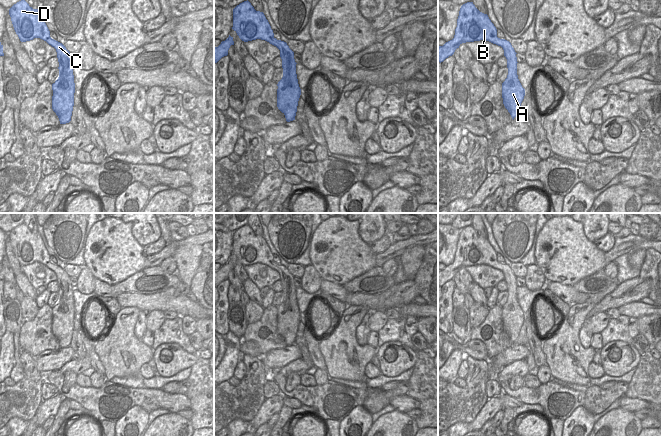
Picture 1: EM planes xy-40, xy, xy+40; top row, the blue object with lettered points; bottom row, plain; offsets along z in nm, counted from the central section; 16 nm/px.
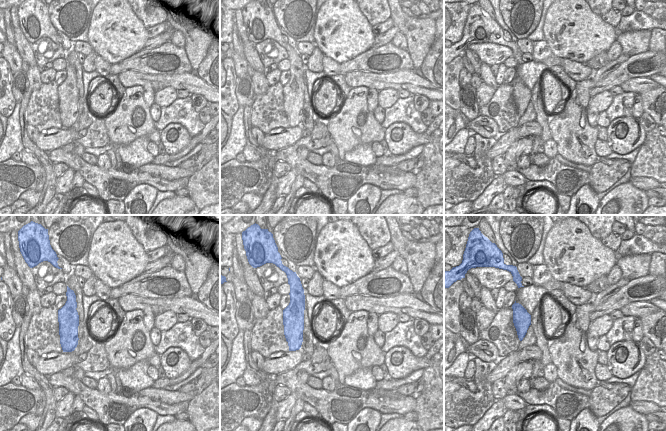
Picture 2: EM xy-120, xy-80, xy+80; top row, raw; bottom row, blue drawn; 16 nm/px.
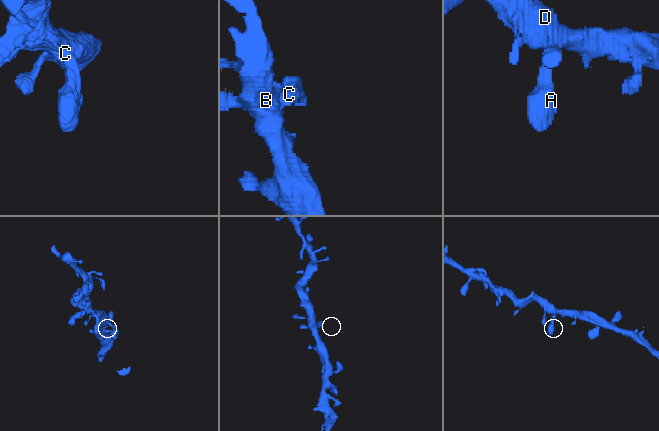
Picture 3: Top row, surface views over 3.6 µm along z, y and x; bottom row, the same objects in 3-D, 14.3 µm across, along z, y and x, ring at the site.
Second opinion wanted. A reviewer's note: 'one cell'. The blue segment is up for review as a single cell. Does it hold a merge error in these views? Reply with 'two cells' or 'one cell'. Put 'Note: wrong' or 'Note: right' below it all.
one cell
Note: right

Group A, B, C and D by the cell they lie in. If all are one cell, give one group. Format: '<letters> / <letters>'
A B C D

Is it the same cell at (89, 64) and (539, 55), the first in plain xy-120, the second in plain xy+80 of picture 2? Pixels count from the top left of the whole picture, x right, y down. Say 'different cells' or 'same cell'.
same cell

